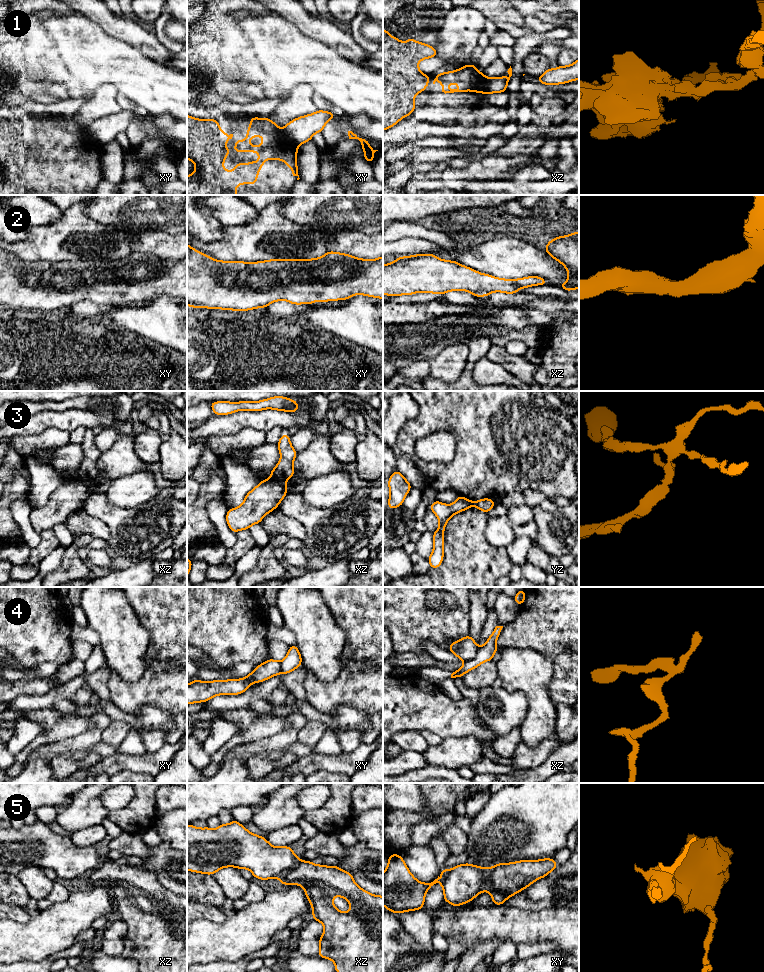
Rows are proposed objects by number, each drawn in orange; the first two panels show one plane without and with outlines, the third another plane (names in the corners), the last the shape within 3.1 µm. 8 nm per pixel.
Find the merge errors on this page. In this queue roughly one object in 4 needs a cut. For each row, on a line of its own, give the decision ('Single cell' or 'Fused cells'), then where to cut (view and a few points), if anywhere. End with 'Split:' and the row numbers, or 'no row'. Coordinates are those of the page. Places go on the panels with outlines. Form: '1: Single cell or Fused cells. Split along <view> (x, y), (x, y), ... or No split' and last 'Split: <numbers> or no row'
1: Fused cells. Split along xy (281, 129), (297, 145)
2: Single cell. No split
3: Fused cells. Split along xz (273, 477), (284, 483)
4: Fused cells. Split along xz (478, 647), (477, 653), (472, 658), (464, 661)
5: Single cell. No split
Split: 1, 3, 4

